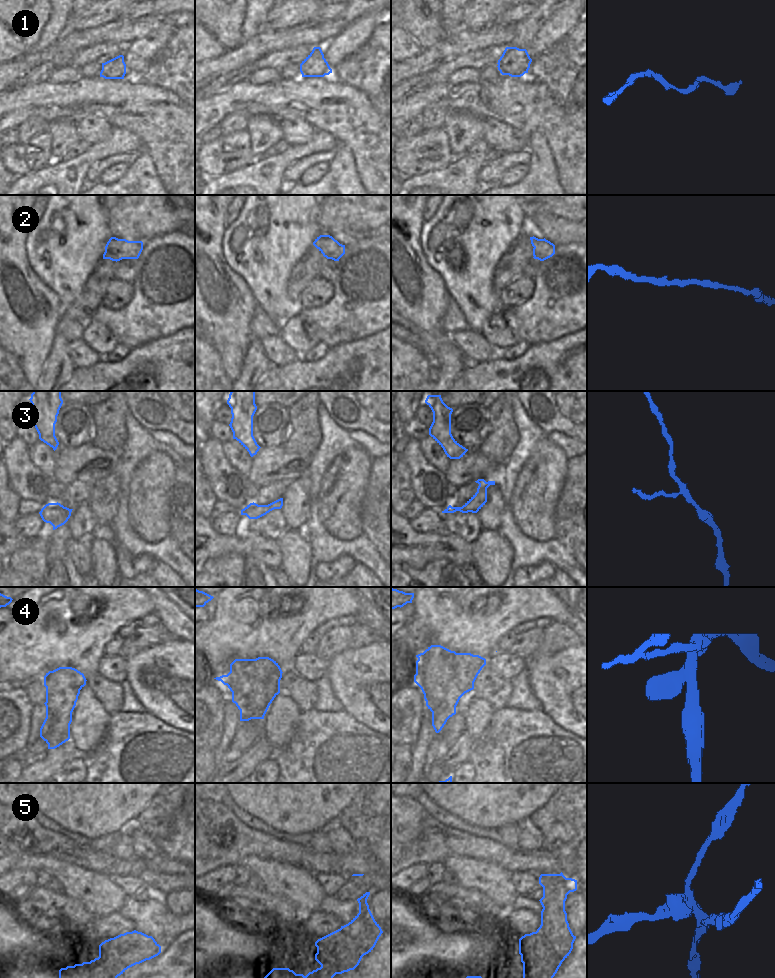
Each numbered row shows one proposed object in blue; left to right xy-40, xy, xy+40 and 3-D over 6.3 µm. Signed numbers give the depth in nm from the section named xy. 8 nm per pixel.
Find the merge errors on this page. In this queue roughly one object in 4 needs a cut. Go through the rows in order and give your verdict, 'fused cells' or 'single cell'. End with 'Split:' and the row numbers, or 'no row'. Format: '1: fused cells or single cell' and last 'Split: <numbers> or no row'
1: single cell
2: single cell
3: single cell
4: fused cells
5: fused cells
Split: 4, 5

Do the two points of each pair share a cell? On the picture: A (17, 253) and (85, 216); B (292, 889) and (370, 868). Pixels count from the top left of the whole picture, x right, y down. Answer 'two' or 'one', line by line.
A: two
B: two

